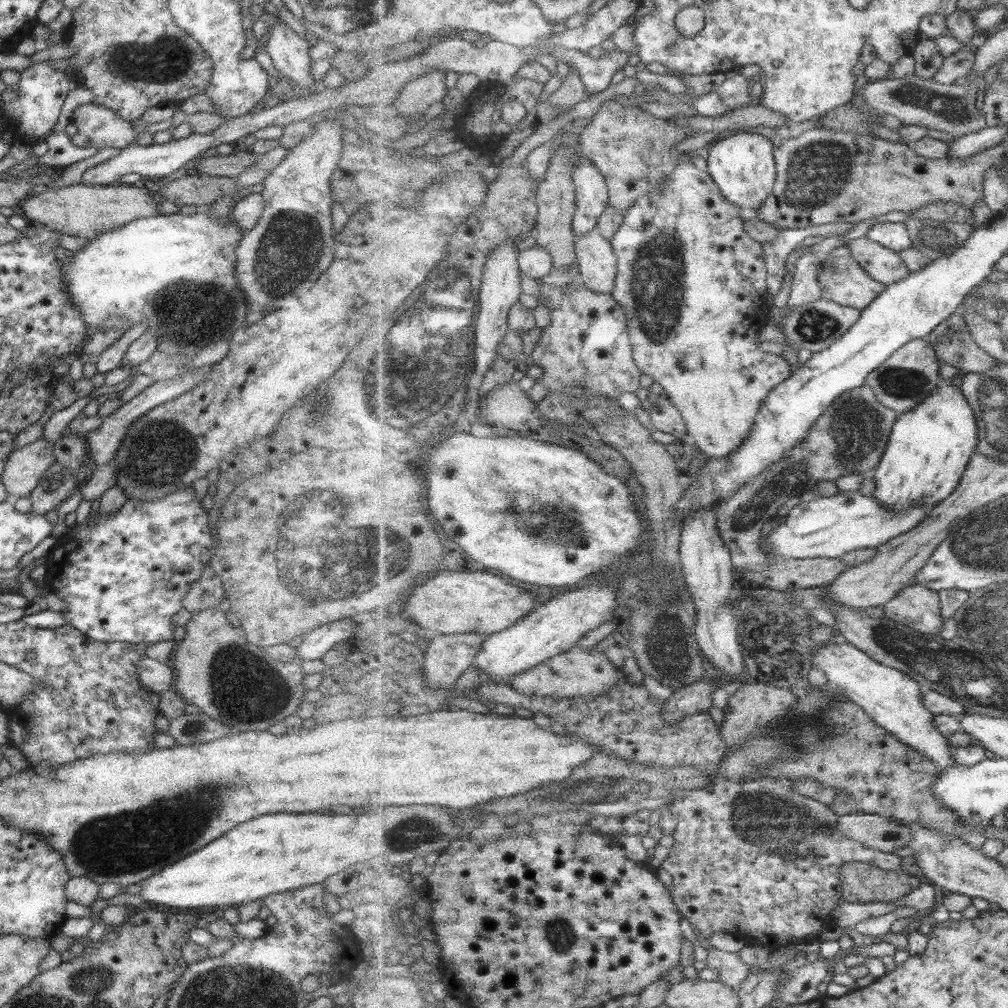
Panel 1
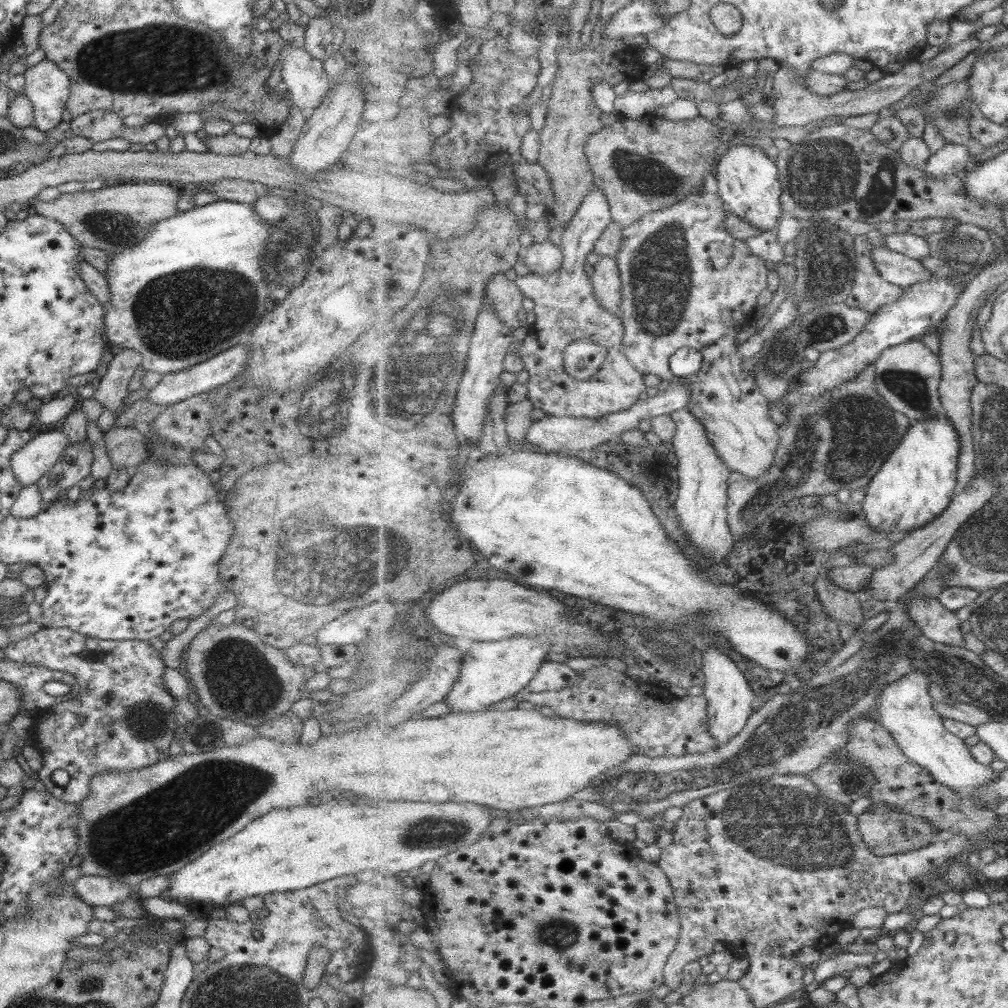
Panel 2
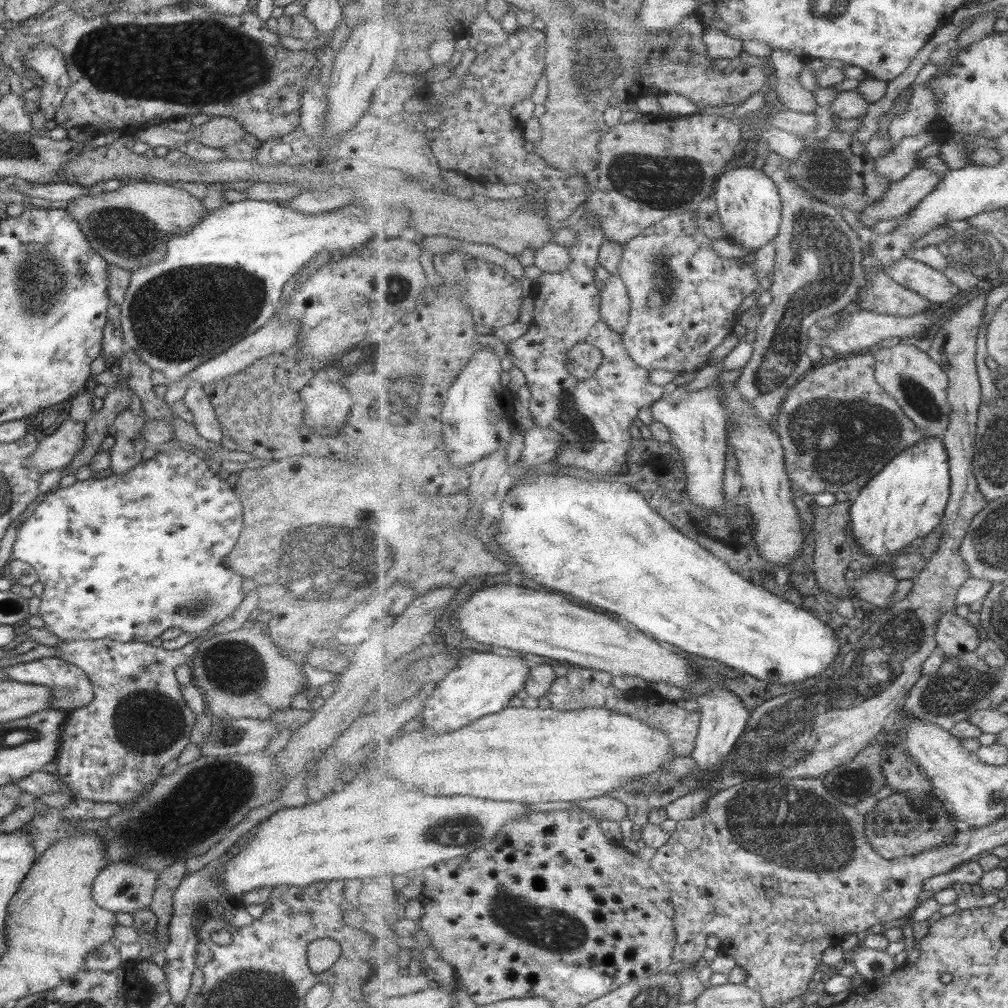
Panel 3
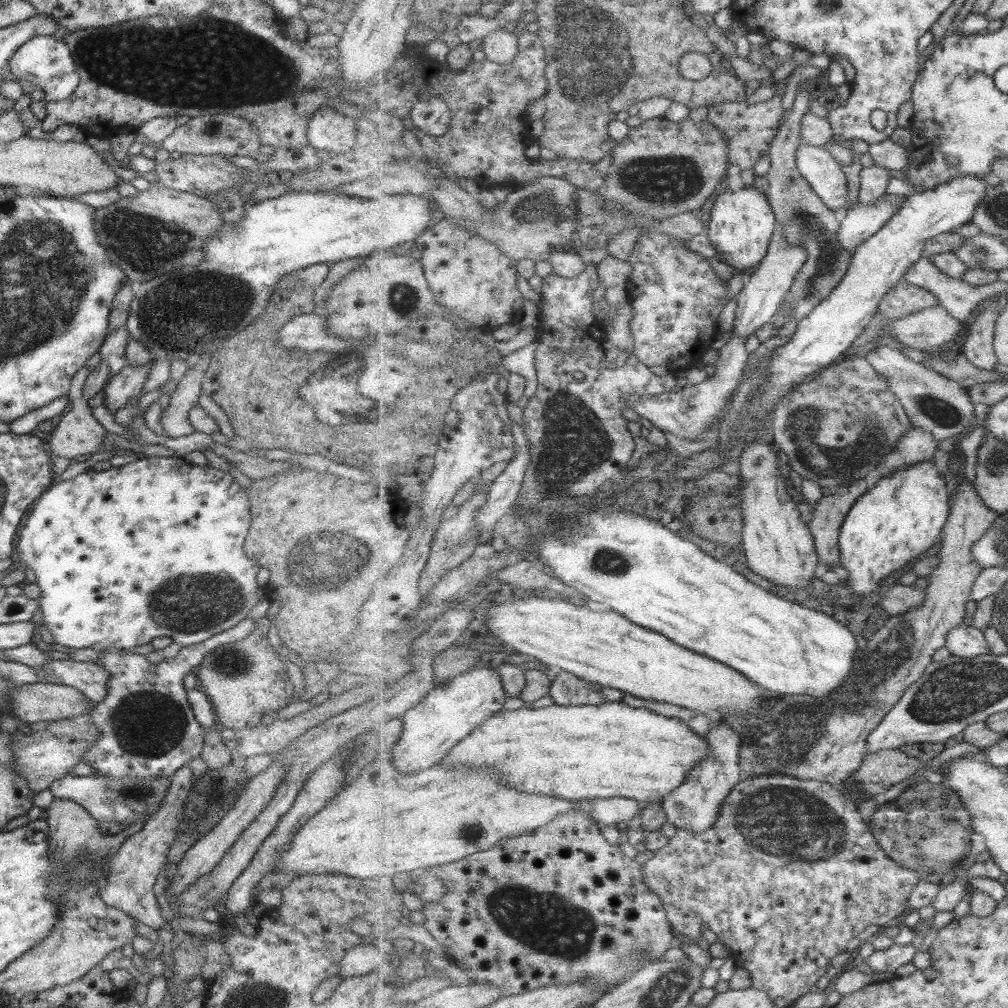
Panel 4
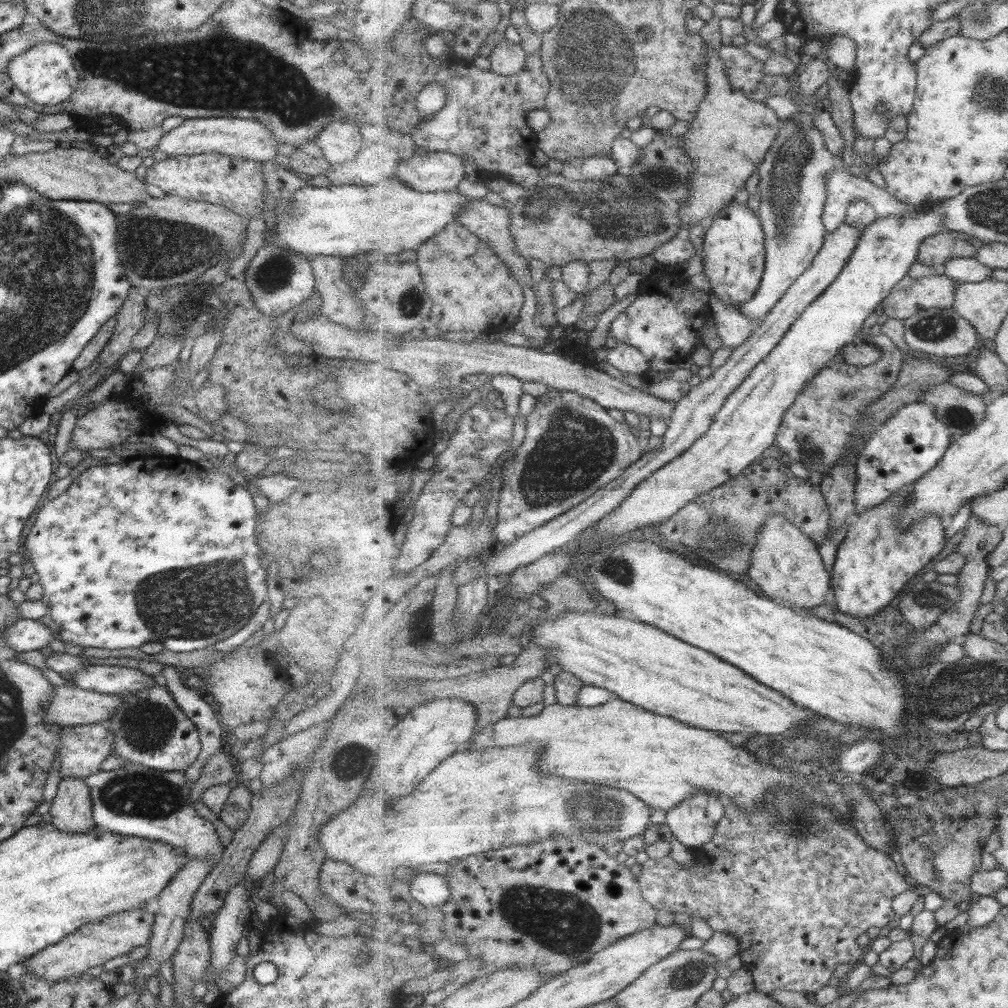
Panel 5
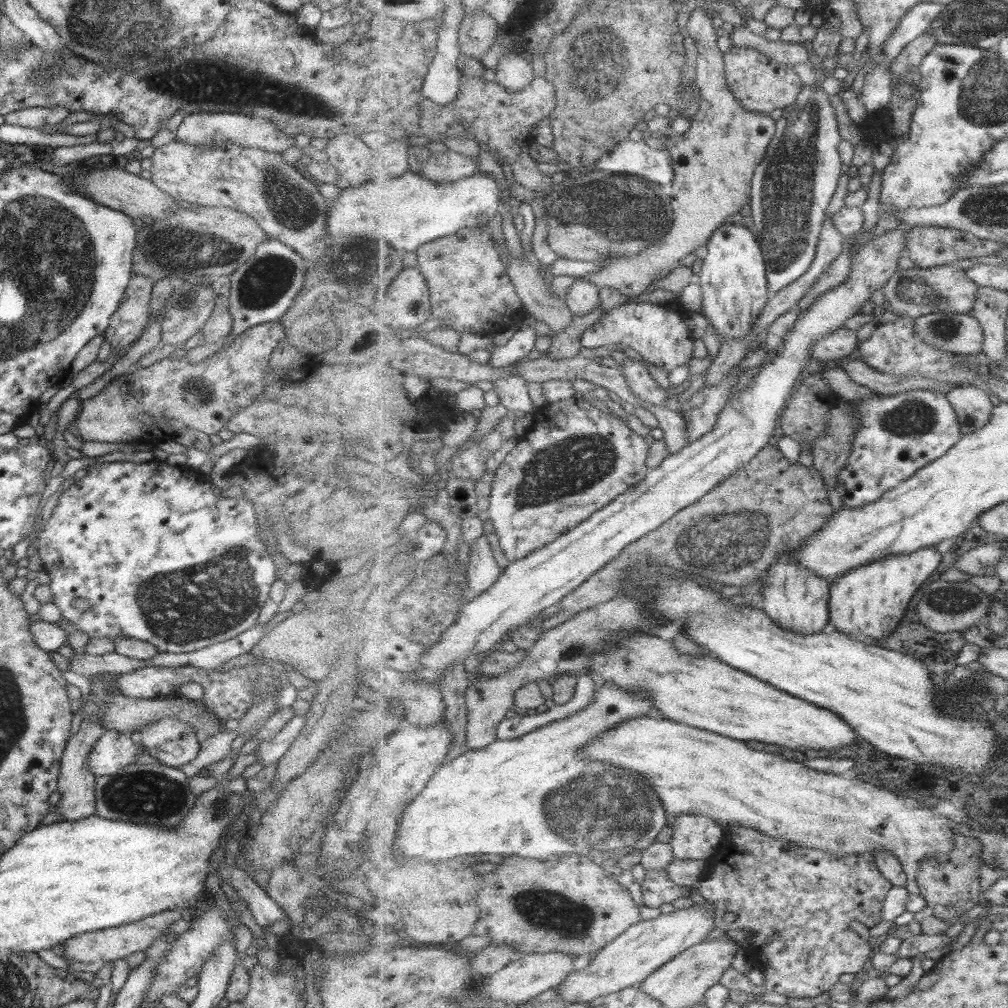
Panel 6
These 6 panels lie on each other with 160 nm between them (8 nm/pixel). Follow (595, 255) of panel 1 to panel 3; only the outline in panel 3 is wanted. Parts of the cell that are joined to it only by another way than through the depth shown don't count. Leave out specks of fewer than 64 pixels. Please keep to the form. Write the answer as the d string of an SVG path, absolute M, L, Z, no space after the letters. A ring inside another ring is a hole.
M611 274L601 290L603 321L607 322L621 336L626 331L631 311L631 299L627 285L620 274Z

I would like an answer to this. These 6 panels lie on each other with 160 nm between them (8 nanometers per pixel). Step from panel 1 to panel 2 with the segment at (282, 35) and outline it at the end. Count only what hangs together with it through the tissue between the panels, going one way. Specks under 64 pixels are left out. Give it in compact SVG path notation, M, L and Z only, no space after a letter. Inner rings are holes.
M285 46L285 49L279 53L281 70L281 86L287 88L287 95L293 102L294 107L301 112L313 112L314 109L322 102L323 96L332 84L332 78L328 77L322 67L322 62L312 58L309 53L302 48Z

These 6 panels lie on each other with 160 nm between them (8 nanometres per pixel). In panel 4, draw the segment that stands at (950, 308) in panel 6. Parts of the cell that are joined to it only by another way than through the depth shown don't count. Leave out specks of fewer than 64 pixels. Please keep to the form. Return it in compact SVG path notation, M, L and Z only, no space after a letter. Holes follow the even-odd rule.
M903 278L898 282L898 286L890 288L890 291L882 298L879 312L885 316L885 319L895 321L939 304L939 299L929 290L911 284Z

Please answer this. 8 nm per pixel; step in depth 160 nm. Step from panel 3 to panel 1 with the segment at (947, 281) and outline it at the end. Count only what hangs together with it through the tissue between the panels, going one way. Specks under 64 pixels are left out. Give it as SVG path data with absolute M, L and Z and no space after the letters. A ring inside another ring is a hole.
M868 236L851 240L848 247L855 260L858 260L859 264L862 264L872 277L875 277L875 280L884 285L903 280L911 273L897 251L876 243Z

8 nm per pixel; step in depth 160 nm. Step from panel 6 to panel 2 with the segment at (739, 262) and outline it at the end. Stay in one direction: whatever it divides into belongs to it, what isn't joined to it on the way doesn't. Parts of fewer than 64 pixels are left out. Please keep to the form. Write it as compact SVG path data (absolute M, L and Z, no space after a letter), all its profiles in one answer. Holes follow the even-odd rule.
M750 142L730 148L717 161L715 177L718 194L726 202L727 208L763 233L775 230L780 218L785 216L778 164L772 162L763 149Z

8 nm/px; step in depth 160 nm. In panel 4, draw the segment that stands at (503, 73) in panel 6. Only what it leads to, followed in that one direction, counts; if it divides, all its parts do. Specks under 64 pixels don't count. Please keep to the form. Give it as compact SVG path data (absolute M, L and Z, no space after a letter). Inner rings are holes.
M501 28L495 33L487 34L480 48L489 61L511 64L519 55L518 30L511 33Z

